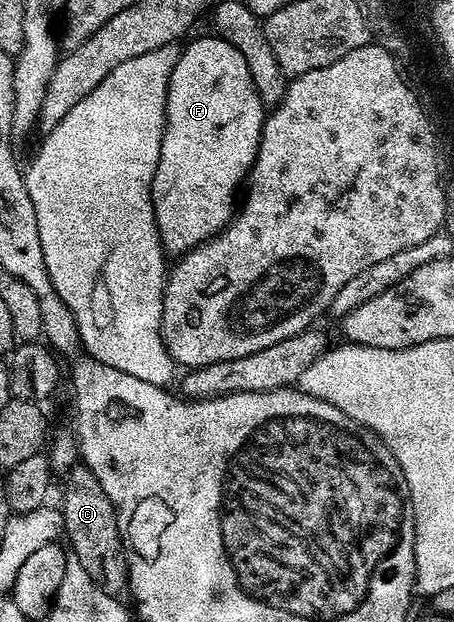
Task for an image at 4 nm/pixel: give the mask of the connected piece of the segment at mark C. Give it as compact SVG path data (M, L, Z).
M82 462L76 463L75 467L66 473L64 480L67 481L63 484L61 511L66 543L101 590L111 596L122 597L129 588L127 550L123 546L123 539L119 533L119 523L113 502L109 502L109 494L101 490L101 482L97 482L97 478Z

